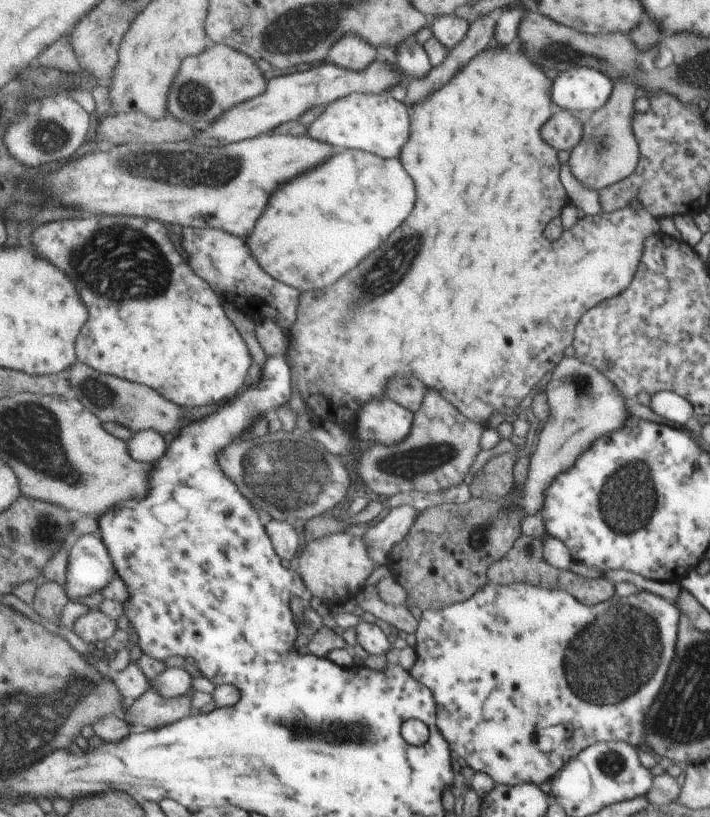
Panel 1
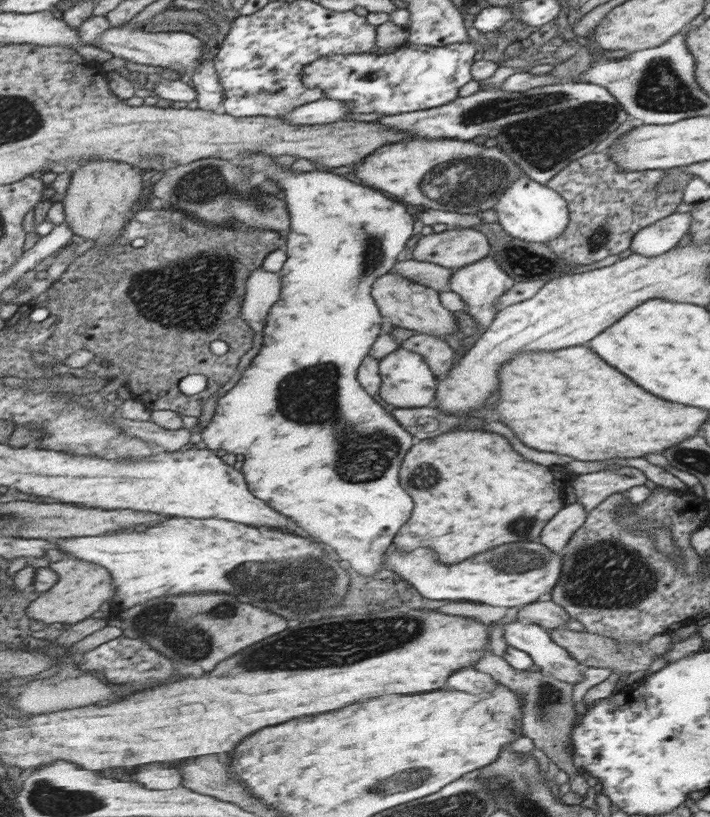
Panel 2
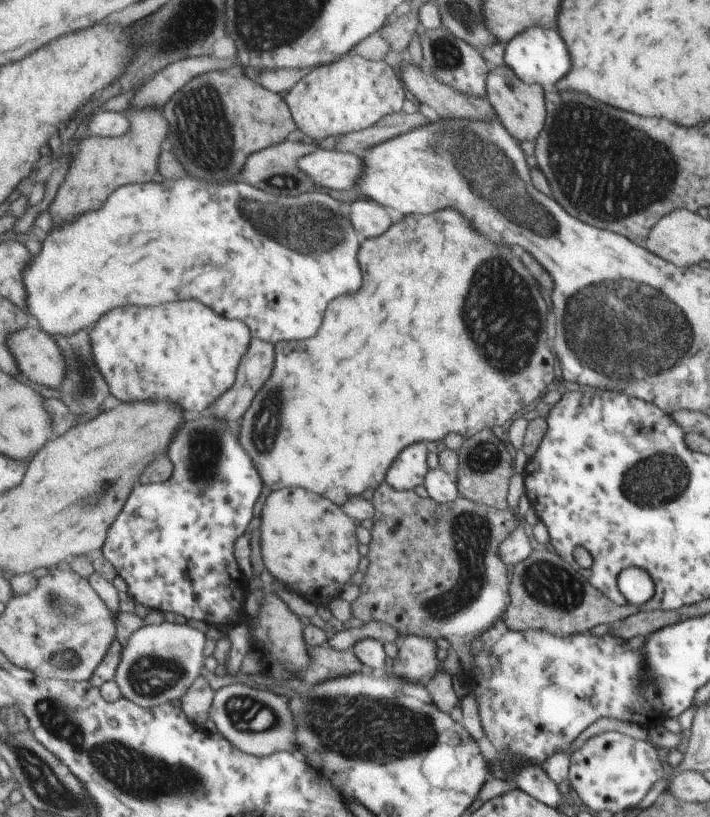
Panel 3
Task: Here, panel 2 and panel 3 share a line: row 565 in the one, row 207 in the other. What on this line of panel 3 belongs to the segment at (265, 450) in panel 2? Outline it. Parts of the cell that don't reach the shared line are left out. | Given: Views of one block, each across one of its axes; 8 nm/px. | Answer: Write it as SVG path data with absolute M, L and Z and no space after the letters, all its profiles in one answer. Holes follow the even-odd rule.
M357 200L350 208L348 218L359 233L361 242L383 235L392 226L387 212L377 201Z

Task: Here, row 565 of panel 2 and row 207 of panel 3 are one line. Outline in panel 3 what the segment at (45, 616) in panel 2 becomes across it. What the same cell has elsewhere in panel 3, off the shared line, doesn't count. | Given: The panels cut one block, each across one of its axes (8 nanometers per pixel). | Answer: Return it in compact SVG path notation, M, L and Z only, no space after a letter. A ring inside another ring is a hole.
M131 108L122 110L131 120L131 130L119 138L90 136L81 143L77 160L69 165L64 181L60 184L49 210L53 214L53 229L63 220L73 220L79 214L97 210L109 196L121 186L133 183L148 183L157 174L161 150L166 149L169 136L169 121L161 110Z

